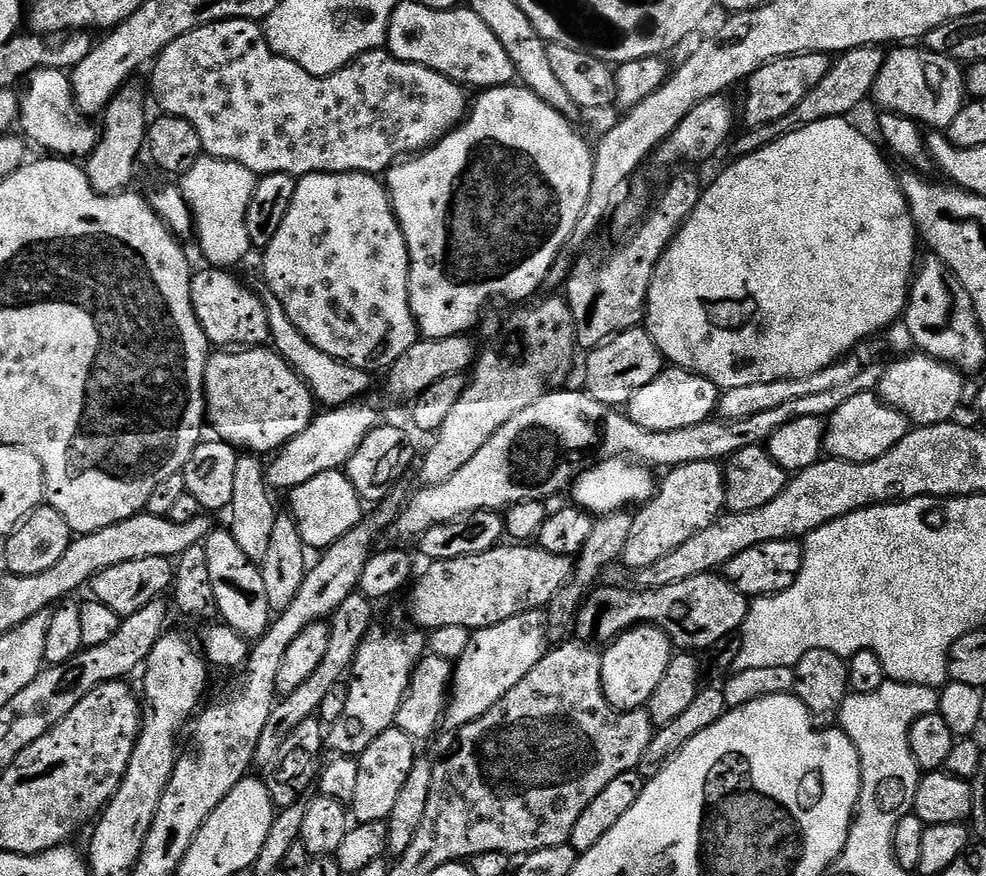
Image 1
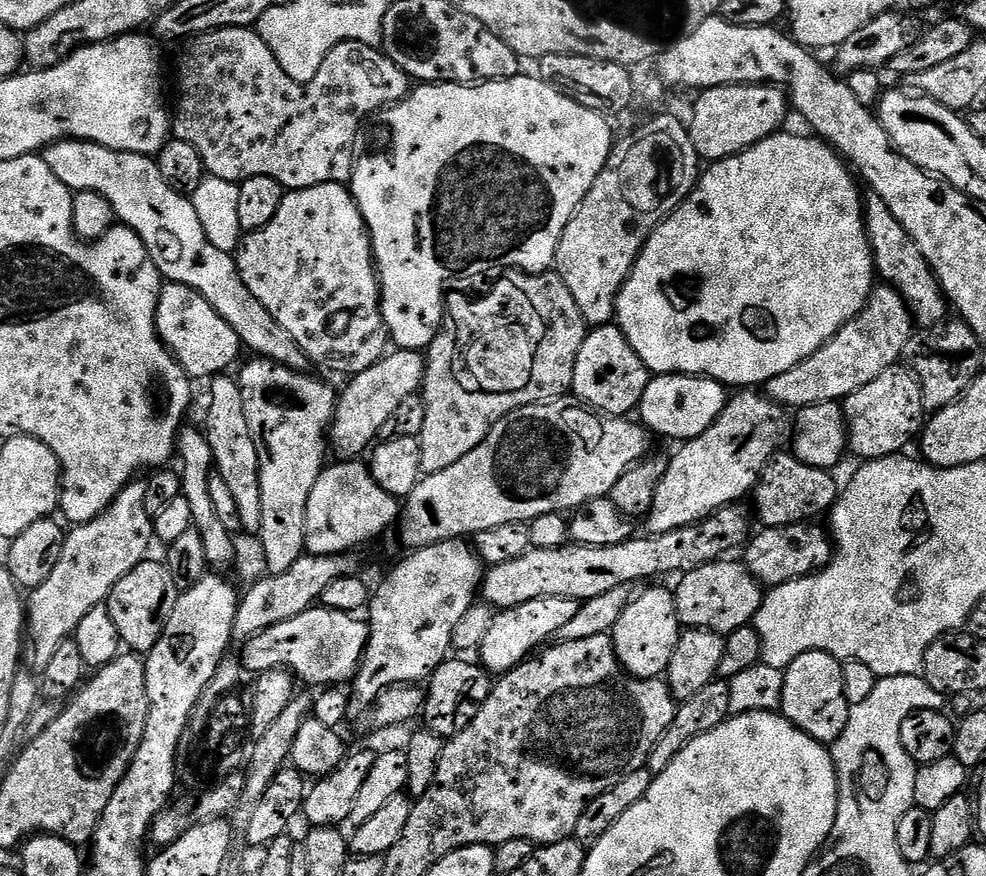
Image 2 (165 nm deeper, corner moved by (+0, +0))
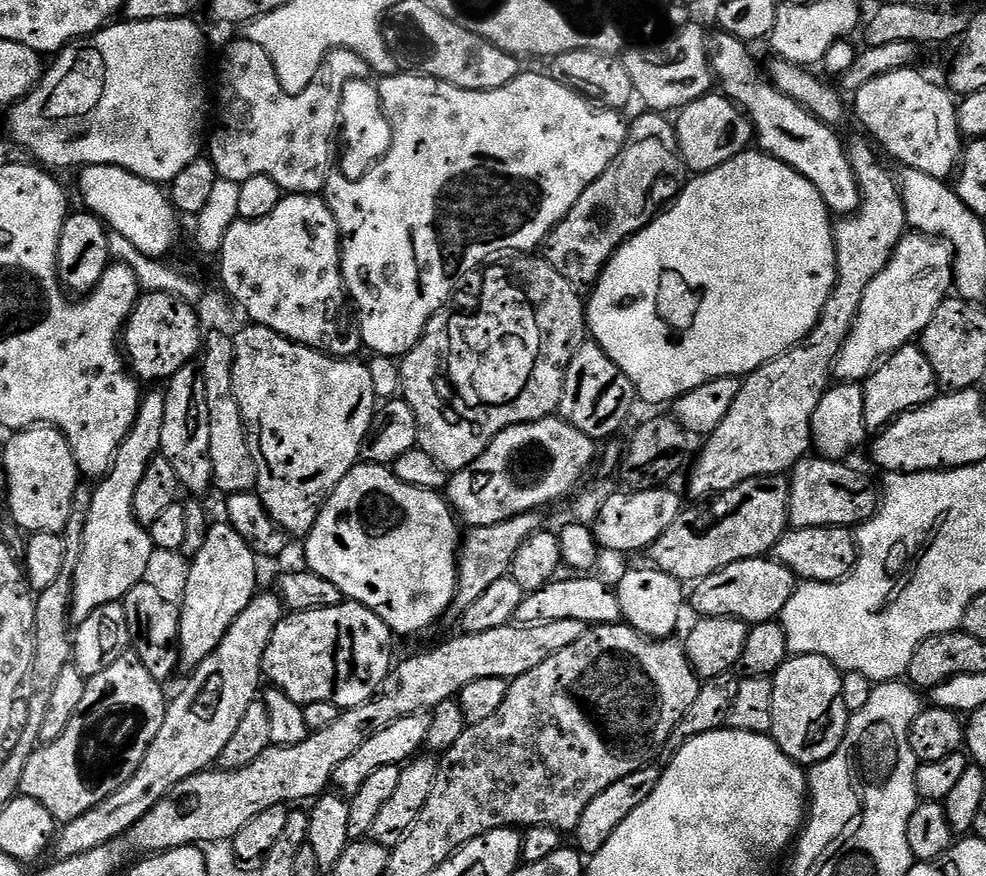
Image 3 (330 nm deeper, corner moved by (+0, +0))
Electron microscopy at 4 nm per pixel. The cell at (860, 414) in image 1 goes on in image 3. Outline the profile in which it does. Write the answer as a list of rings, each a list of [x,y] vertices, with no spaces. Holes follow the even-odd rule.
[[[915,343],[902,346],[893,352],[877,367],[876,371],[863,381],[866,398],[866,426],[869,430],[883,430],[896,417],[915,408],[929,404],[938,395],[938,385],[934,366],[930,366],[930,358]]]

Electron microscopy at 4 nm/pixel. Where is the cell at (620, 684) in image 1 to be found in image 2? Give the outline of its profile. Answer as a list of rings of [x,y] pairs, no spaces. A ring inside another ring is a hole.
[[[648,586],[648,588],[639,593],[635,600],[630,602],[630,606],[626,606],[626,610],[622,610],[622,618],[618,618],[618,622],[612,628],[610,633],[612,637],[612,641],[614,642],[614,648],[616,650],[616,656],[620,659],[620,664],[628,671],[629,676],[636,676],[639,680],[654,680],[660,677],[663,677],[665,673],[668,671],[668,667],[670,666],[670,658],[674,658],[674,646],[678,646],[678,638],[680,637],[680,633],[682,631],[682,625],[680,619],[678,618],[678,614],[676,613],[676,598],[675,595],[671,591],[668,592],[664,588],[652,588],[656,586]]]

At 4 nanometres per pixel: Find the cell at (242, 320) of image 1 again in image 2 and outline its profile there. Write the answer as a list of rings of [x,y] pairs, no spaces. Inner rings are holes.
[[[165,283],[160,290],[160,302],[156,311],[156,332],[160,341],[172,351],[181,365],[187,370],[193,381],[207,381],[229,371],[228,368],[242,353],[242,345],[238,334],[234,334],[234,326],[198,294],[185,284]]]

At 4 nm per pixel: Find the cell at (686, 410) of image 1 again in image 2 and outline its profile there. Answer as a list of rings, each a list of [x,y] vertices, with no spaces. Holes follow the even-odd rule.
[[[677,372],[656,374],[649,379],[640,399],[638,420],[653,437],[665,436],[675,442],[693,440],[714,426],[729,399],[729,389],[709,376],[687,376]]]

